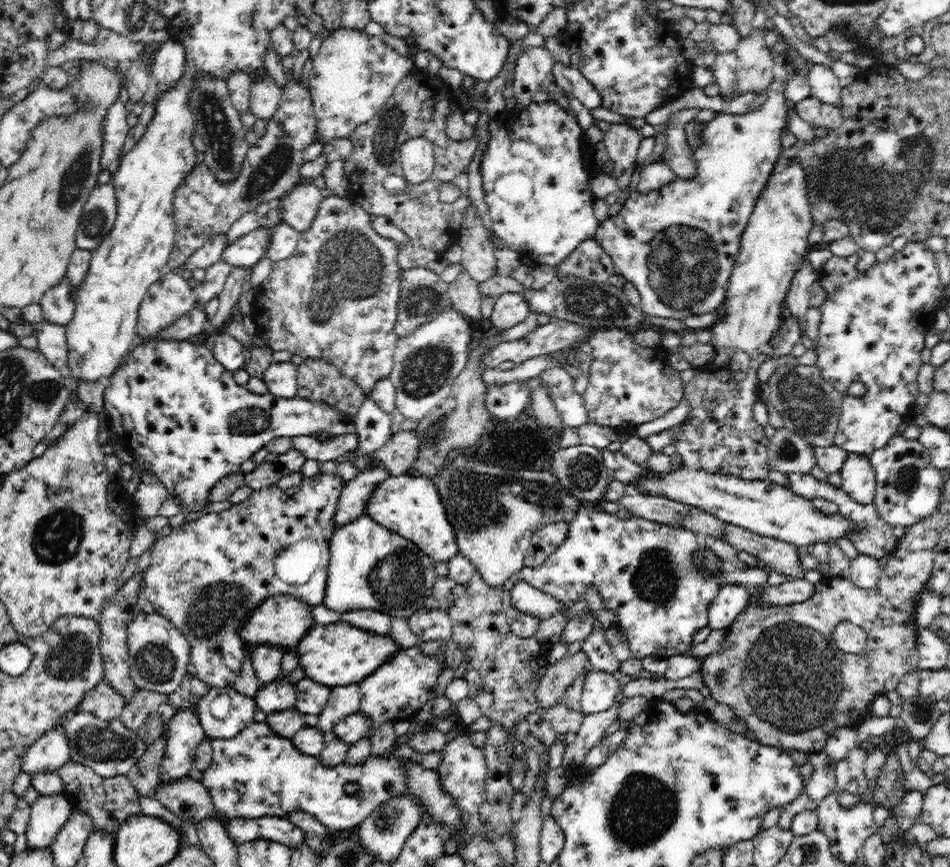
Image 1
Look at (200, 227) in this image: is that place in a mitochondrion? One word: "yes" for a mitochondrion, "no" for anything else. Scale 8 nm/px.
no

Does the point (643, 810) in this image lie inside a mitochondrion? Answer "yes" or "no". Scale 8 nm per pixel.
yes

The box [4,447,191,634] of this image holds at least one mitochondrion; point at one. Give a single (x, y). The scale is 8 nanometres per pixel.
(58, 536)

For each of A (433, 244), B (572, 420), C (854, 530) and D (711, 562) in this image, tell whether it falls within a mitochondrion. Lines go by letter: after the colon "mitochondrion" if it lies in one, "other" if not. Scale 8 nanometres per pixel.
A: other
B: other
C: other
D: mitochondrion

